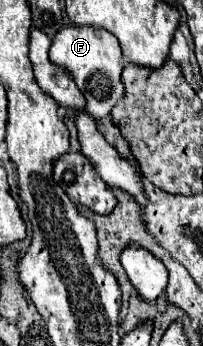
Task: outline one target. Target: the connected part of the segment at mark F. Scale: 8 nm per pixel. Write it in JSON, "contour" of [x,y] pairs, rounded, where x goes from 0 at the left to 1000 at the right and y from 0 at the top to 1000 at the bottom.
{"contour":[[[325,75],[305,81],[246,133],[236,156],[246,179],[315,197],[394,254],[394,266],[424,283],[424,329],[463,341],[512,341],[542,329],[542,318],[571,306],[591,277],[611,272],[611,249],[591,231],[601,214],[601,150],[571,104],[552,104],[512,81],[463,75]]]}

